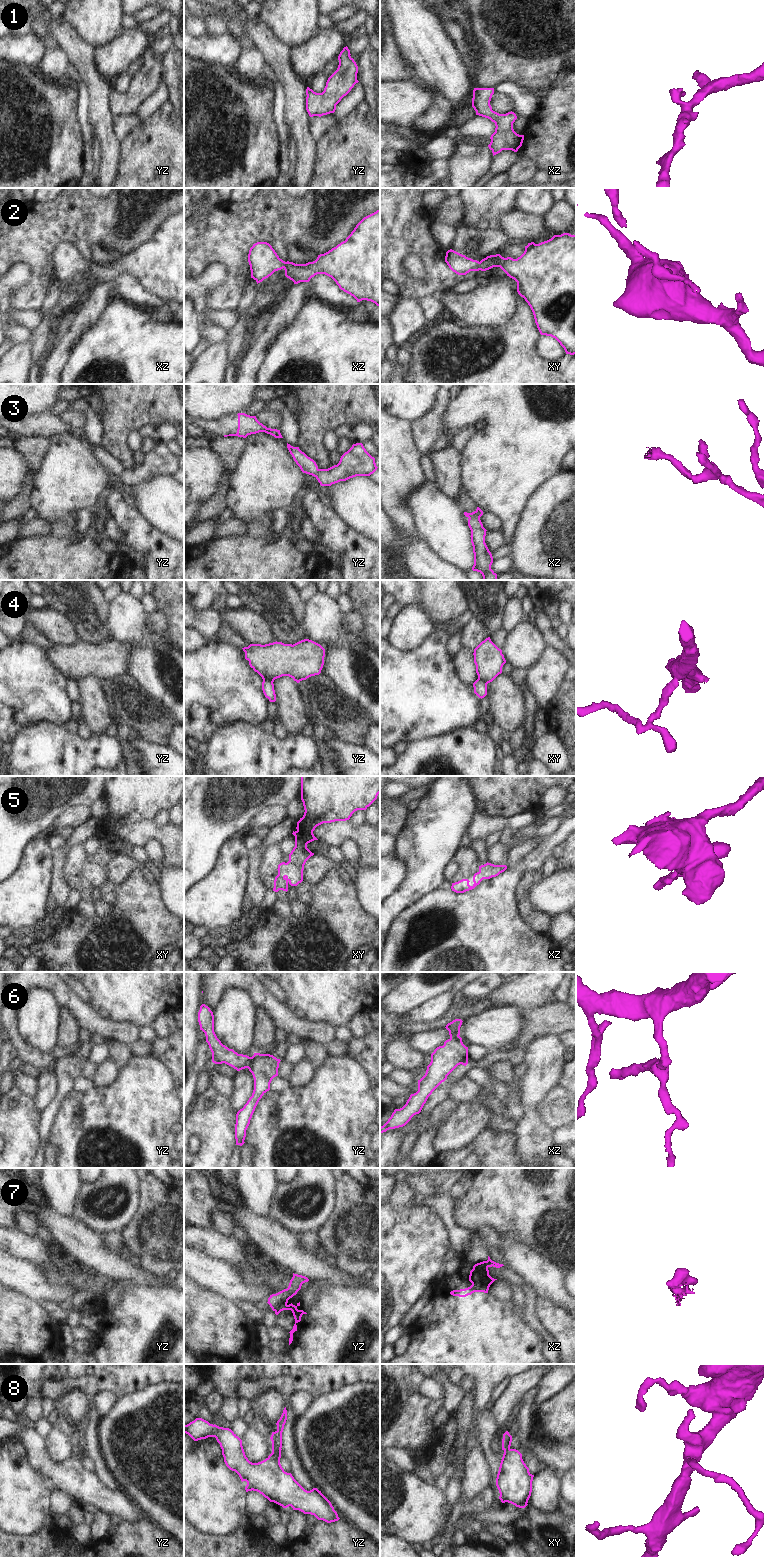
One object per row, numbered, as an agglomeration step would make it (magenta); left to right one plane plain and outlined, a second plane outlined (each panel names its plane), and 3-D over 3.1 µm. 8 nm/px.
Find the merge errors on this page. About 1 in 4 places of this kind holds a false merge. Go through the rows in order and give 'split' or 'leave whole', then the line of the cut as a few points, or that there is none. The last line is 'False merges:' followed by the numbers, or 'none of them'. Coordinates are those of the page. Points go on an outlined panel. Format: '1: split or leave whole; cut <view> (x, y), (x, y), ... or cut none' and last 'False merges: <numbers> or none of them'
1: leave whole; cut none
2: leave whole; cut none
3: leave whole; cut none
4: split; cut yz (263, 679), (269, 679), (272, 682)
5: leave whole; cut none
6: leave whole; cut none
7: split; cut yz (287, 1305), (284, 1305), (275, 1312)
8: leave whole; cut none
False merges: 4, 7

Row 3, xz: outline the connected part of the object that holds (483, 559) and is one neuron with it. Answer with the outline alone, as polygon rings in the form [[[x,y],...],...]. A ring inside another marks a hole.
[[[477,507],[474,512],[464,512],[464,515],[469,518],[468,526],[471,530],[470,537],[474,553],[474,565],[472,570],[480,572],[483,576],[483,580],[497,580],[497,574],[491,569],[493,557],[485,543],[487,530],[483,527],[480,520],[483,511]]]

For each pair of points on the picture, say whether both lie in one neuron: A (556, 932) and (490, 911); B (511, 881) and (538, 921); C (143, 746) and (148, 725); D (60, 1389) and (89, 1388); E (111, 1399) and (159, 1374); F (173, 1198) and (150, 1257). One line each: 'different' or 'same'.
A: different
B: different
C: different
D: same
E: different
F: same

